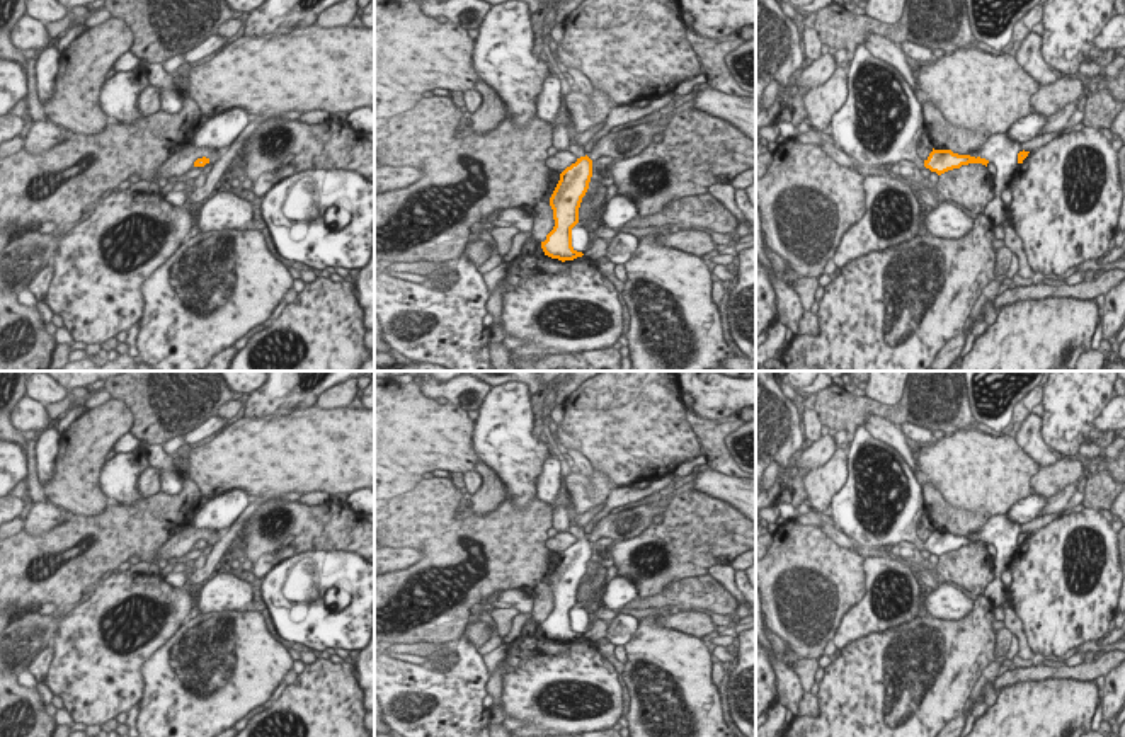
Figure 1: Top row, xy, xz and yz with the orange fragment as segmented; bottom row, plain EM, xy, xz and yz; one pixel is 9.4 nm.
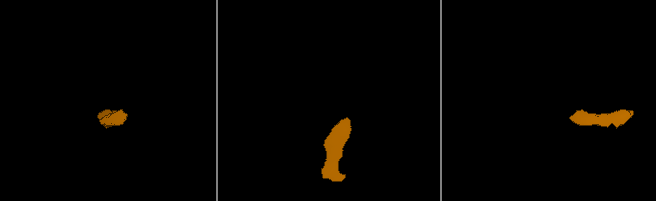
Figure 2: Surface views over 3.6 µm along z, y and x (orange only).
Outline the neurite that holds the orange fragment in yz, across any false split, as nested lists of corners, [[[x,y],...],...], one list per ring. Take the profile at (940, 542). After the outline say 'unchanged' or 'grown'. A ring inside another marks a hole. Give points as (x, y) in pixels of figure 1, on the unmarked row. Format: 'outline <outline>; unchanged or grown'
outline [[[865,426],[858,427],[848,446],[848,478],[834,494],[829,509],[834,526],[861,546],[912,541],[916,548],[938,557],[968,545],[989,541],[934,531],[926,541],[917,533],[924,514],[922,485],[904,456],[877,439]]]; grown

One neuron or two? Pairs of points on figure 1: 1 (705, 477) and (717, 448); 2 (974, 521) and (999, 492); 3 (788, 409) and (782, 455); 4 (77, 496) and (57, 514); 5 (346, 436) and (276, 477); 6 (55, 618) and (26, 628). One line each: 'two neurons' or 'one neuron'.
1: two neurons
2: two neurons
3: one neuron
4: two neurons
5: one neuron
6: one neuron

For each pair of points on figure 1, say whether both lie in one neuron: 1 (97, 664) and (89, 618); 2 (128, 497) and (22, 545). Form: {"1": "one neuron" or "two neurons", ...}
{"1": "one neuron", "2": "two neurons"}

